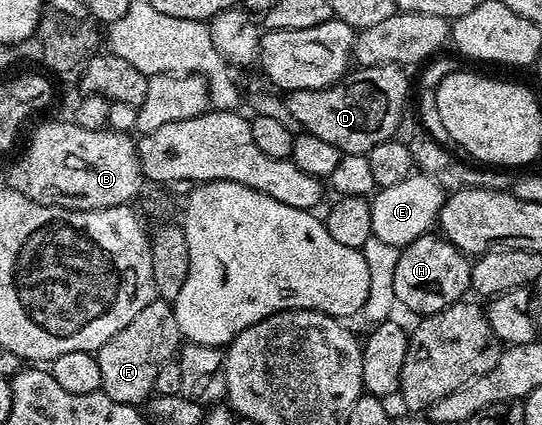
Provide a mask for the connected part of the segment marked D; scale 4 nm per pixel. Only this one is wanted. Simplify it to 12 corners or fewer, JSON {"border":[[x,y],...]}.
{"border":[[400,65],[357,67],[284,99],[342,154],[394,136],[410,104]]}

